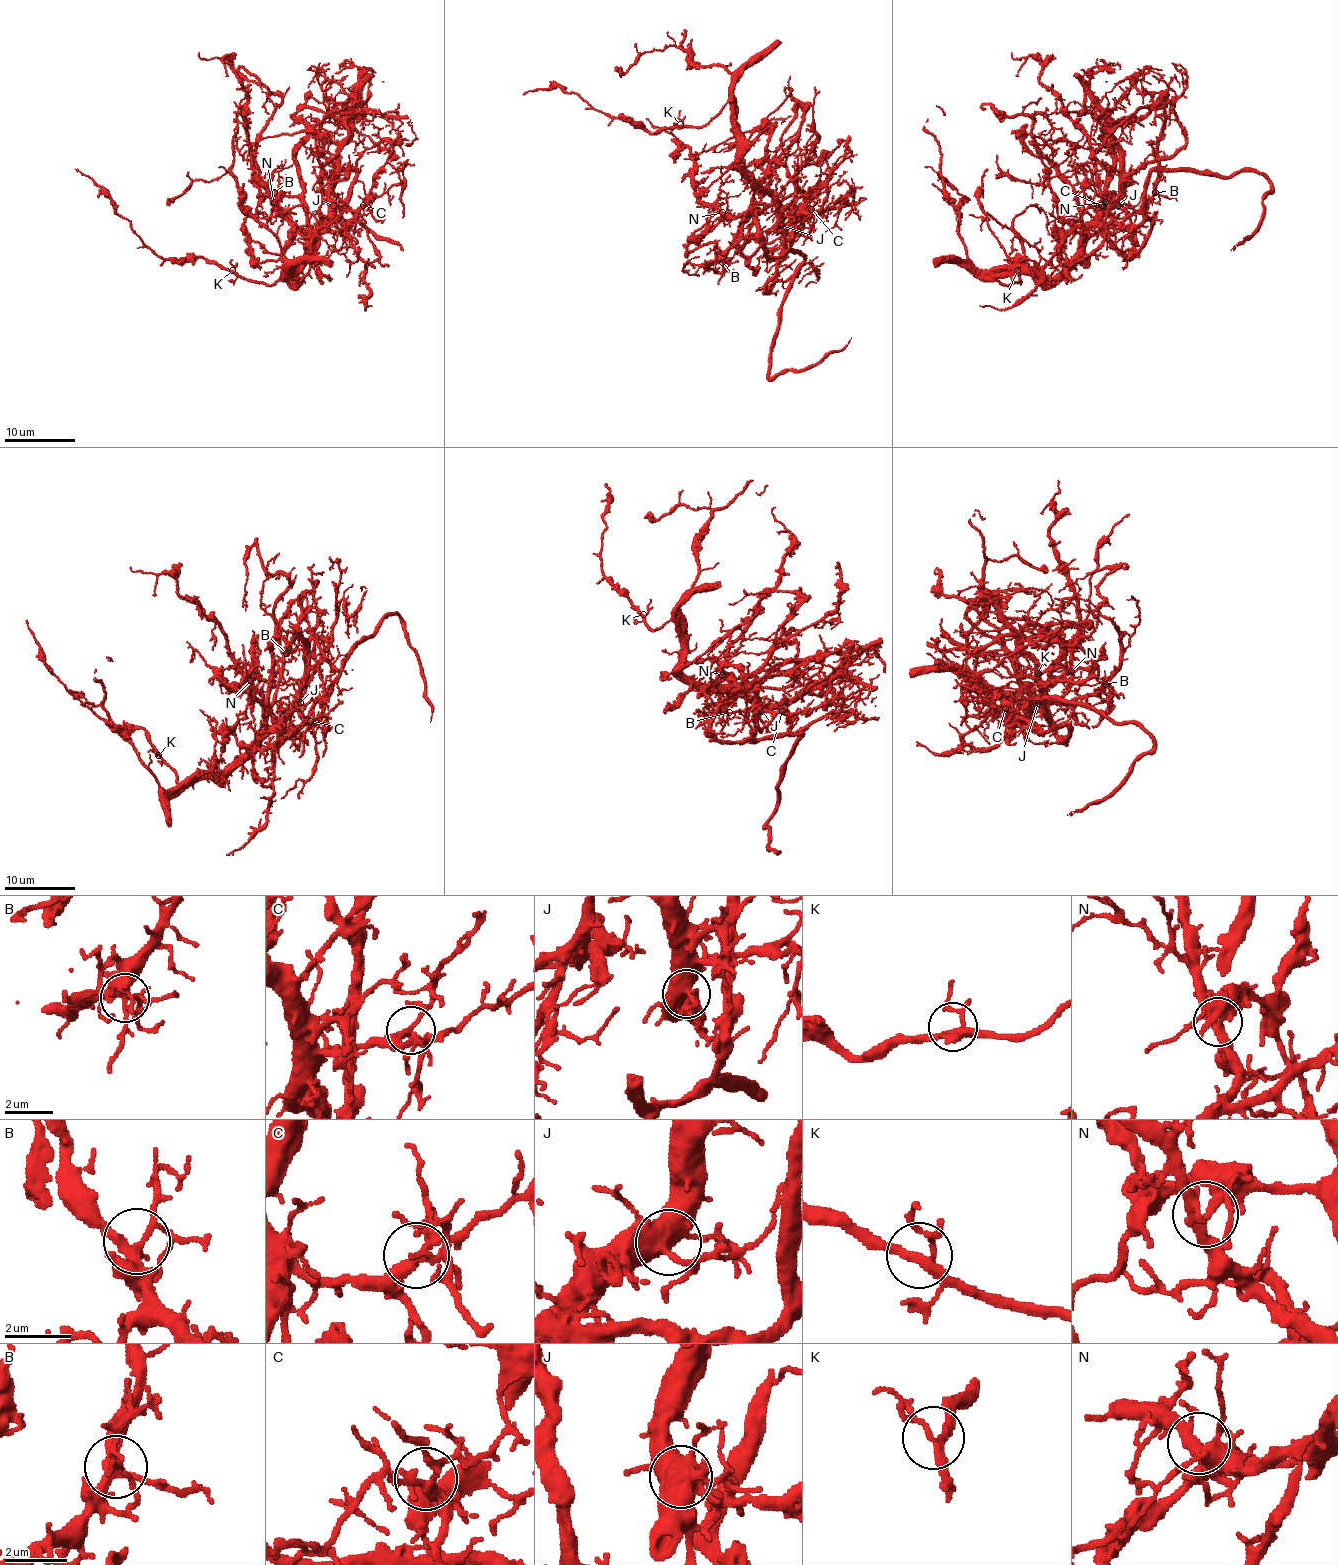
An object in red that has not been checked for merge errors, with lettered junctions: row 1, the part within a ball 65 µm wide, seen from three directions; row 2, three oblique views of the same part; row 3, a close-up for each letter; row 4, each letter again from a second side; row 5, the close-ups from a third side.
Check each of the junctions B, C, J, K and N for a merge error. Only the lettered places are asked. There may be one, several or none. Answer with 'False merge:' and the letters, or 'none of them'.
False merge: N

